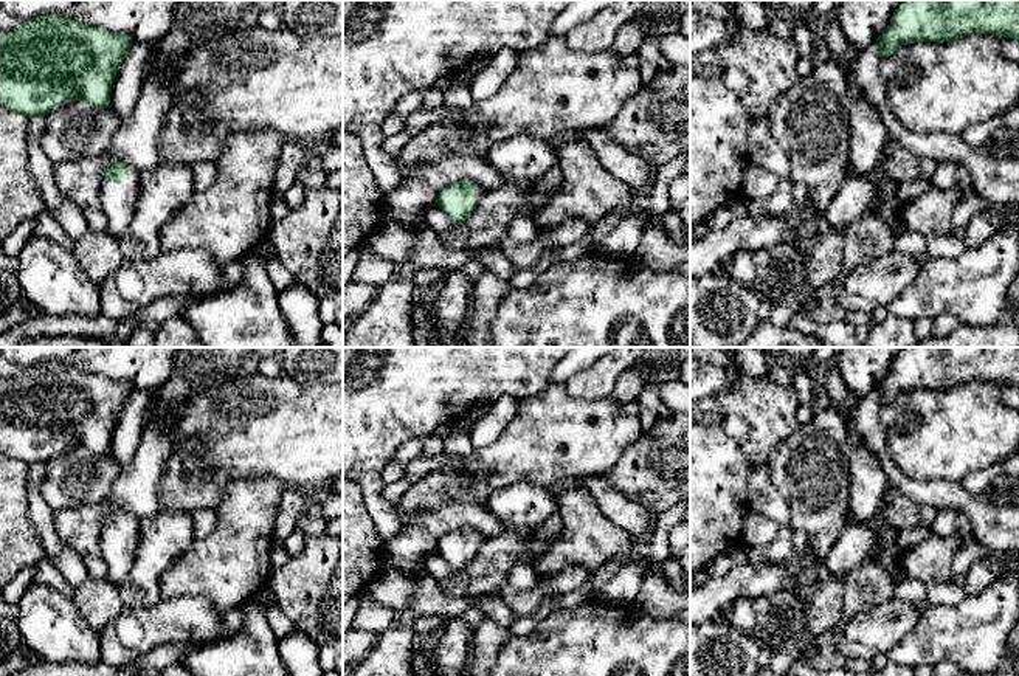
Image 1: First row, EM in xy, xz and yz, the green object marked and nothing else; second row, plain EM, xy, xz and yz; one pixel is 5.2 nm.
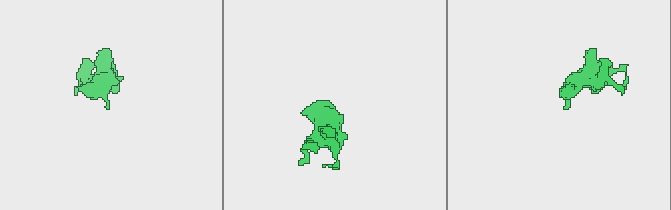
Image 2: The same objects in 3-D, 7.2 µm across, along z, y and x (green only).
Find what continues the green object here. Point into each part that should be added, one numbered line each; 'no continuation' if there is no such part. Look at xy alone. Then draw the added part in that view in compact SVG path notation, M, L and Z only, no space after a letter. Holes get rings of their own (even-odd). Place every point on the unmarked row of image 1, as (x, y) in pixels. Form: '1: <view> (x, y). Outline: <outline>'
1: xy (118, 548). Outline: M129 516L121 529L102 529L99 555L109 569L107 580L119 583L130 572L140 540L140 519L135 516Z

